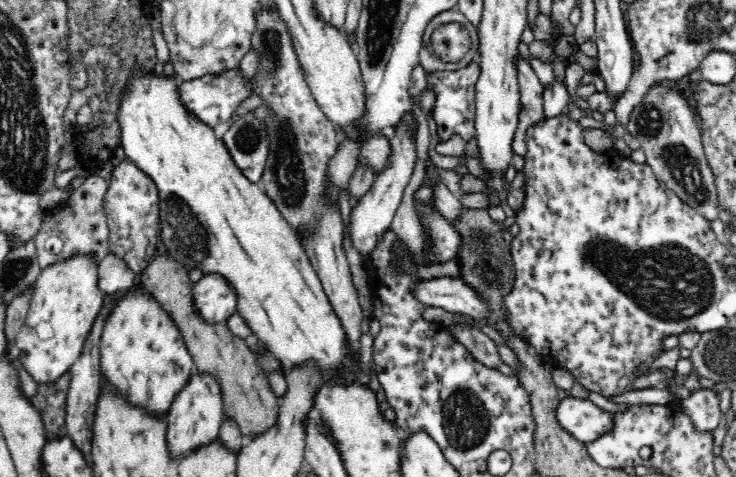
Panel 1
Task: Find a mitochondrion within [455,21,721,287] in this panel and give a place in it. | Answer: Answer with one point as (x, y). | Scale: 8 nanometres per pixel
(652, 124)

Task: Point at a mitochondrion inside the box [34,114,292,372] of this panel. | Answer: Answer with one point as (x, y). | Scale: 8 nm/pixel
(183, 228)

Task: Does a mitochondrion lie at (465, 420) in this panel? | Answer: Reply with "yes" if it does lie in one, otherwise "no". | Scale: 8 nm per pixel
yes

